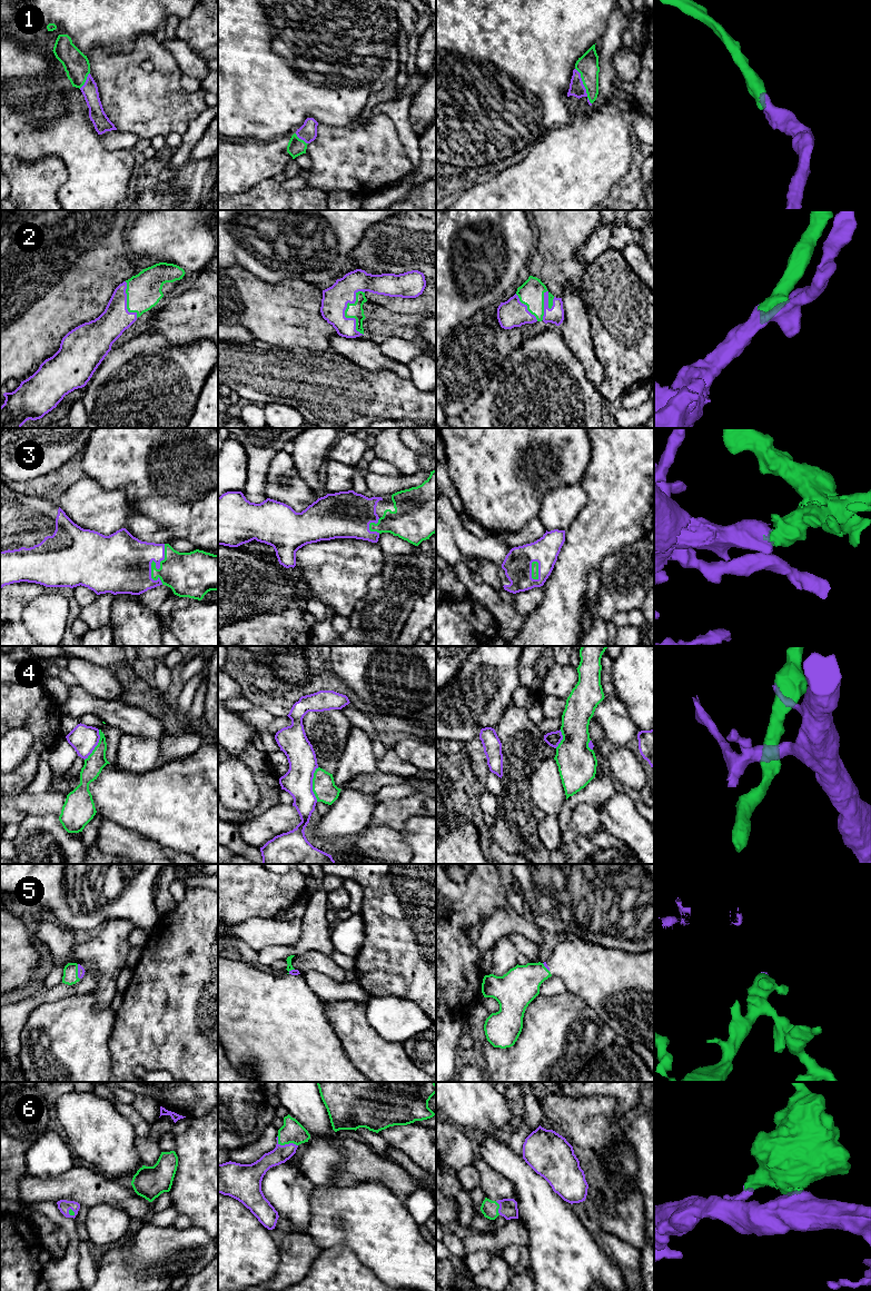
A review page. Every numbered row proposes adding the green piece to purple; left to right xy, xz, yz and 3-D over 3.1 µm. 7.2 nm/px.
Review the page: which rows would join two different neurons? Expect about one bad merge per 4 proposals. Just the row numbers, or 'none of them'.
4

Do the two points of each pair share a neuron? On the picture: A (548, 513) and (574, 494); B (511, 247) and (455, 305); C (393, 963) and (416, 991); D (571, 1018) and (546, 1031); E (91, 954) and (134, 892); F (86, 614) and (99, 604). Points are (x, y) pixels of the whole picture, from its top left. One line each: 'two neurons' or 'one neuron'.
A: one neuron
B: one neuron
C: one neuron
D: one neuron
E: two neurons
F: one neuron

